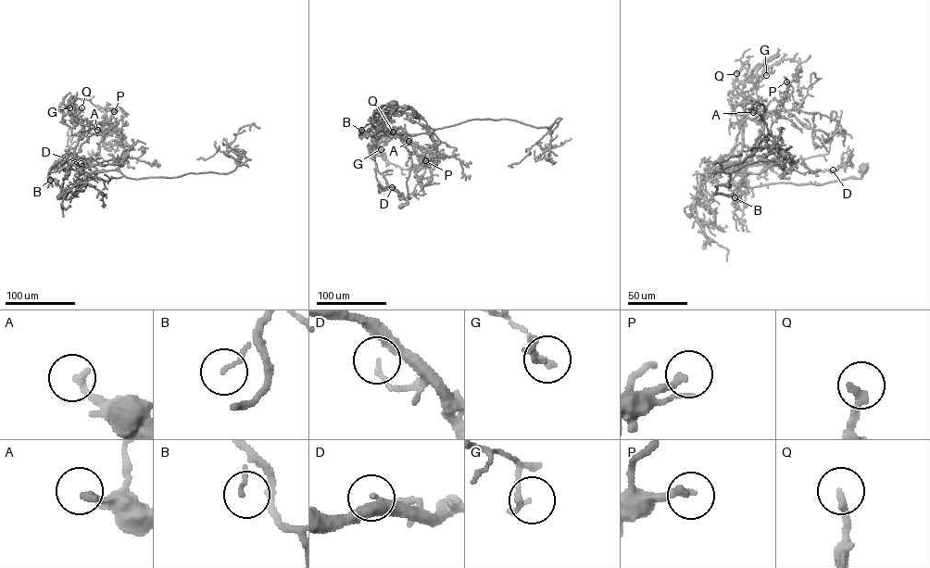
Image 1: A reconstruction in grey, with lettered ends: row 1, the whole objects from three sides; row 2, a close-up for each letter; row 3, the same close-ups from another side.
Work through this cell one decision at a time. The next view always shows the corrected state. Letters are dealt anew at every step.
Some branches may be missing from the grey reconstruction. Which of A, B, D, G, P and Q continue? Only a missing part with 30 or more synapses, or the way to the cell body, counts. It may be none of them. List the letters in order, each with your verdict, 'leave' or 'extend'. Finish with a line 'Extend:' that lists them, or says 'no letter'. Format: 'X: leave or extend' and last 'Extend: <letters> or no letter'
A: leave
B: leave
D: leave
G: leave
P: leave
Q: leave
Extend: no letter

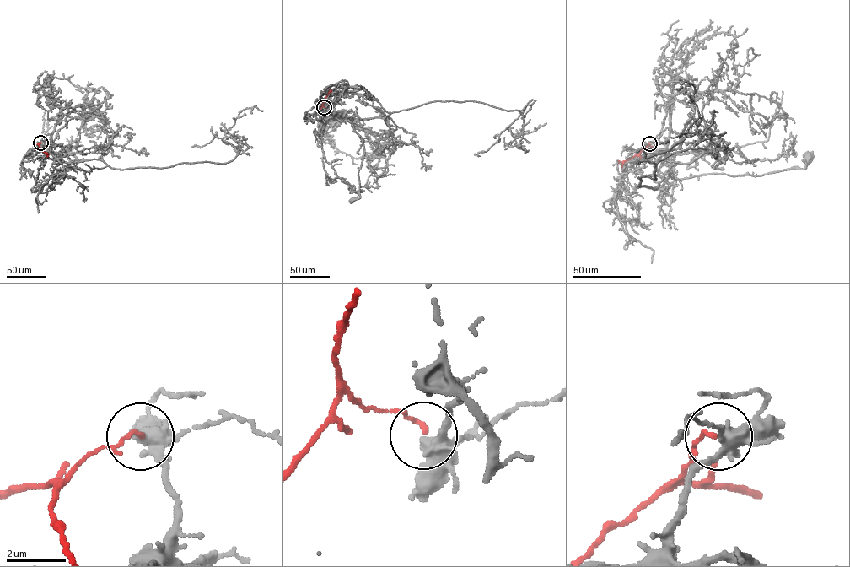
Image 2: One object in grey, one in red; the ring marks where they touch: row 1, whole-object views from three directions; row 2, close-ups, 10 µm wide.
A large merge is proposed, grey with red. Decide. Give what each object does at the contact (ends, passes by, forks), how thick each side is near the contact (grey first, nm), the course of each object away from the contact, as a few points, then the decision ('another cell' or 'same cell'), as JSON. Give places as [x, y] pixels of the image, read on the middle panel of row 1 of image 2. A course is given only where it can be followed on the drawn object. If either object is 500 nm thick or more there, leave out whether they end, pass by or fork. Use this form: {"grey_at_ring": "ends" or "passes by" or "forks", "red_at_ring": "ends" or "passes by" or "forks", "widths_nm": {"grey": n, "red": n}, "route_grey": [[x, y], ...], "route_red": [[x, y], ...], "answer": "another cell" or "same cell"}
{"grey_at_ring": "forks", "red_at_ring": "ends", "widths_nm": {"grey": 360, "red": 130}, "route_grey": [[324, 107], [331, 116], [350, 121], [363, 146], [358, 172], [359, 197], [352, 200]], "route_red": [[324, 107], [323, 101], [330, 91]], "answer": "another cell"}

